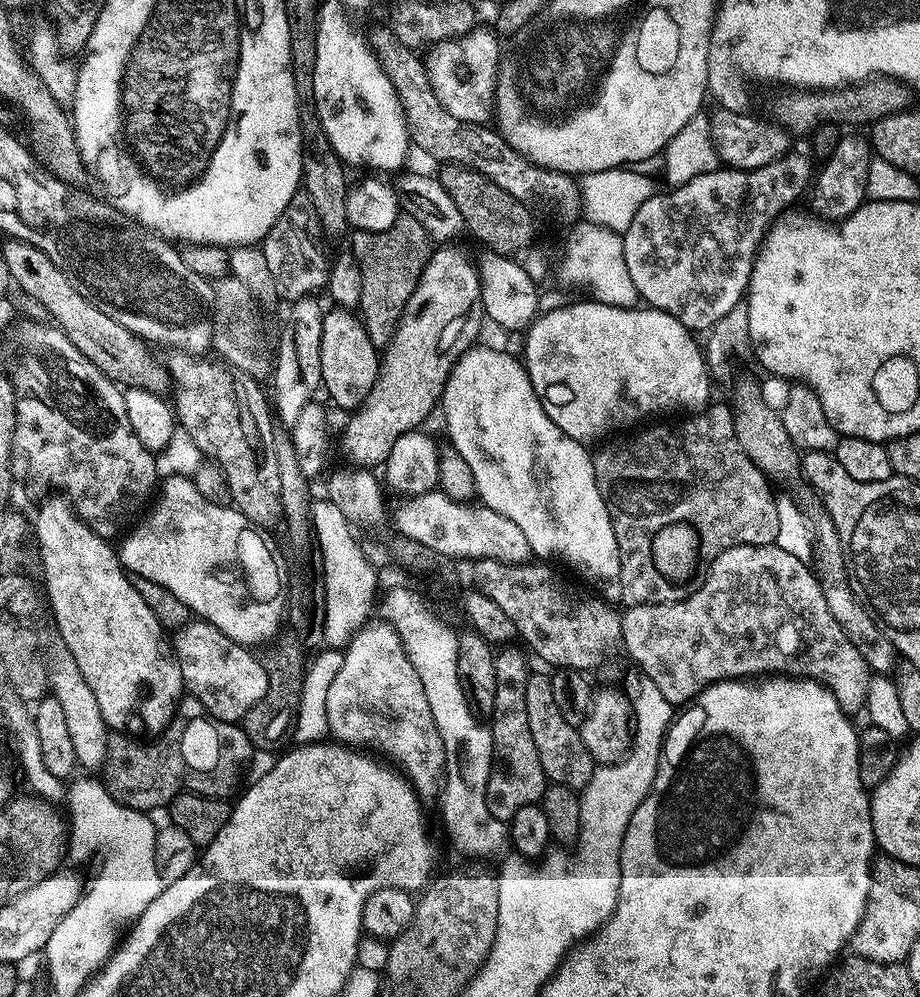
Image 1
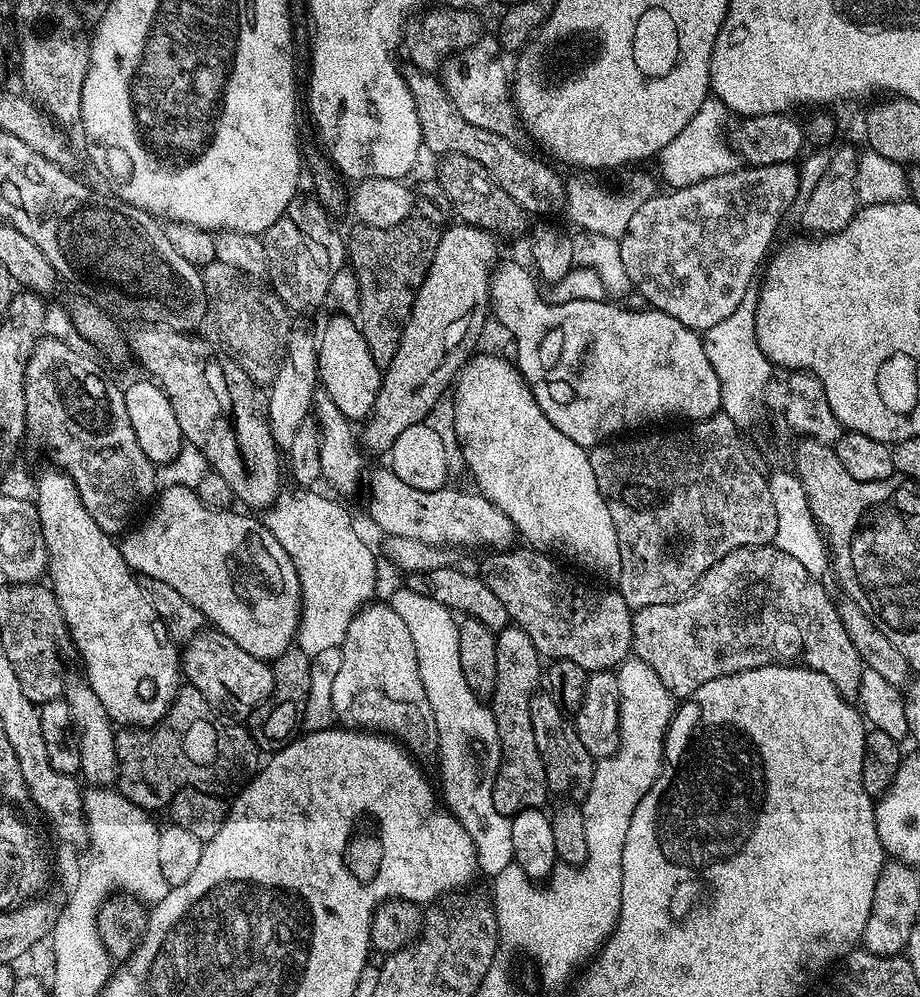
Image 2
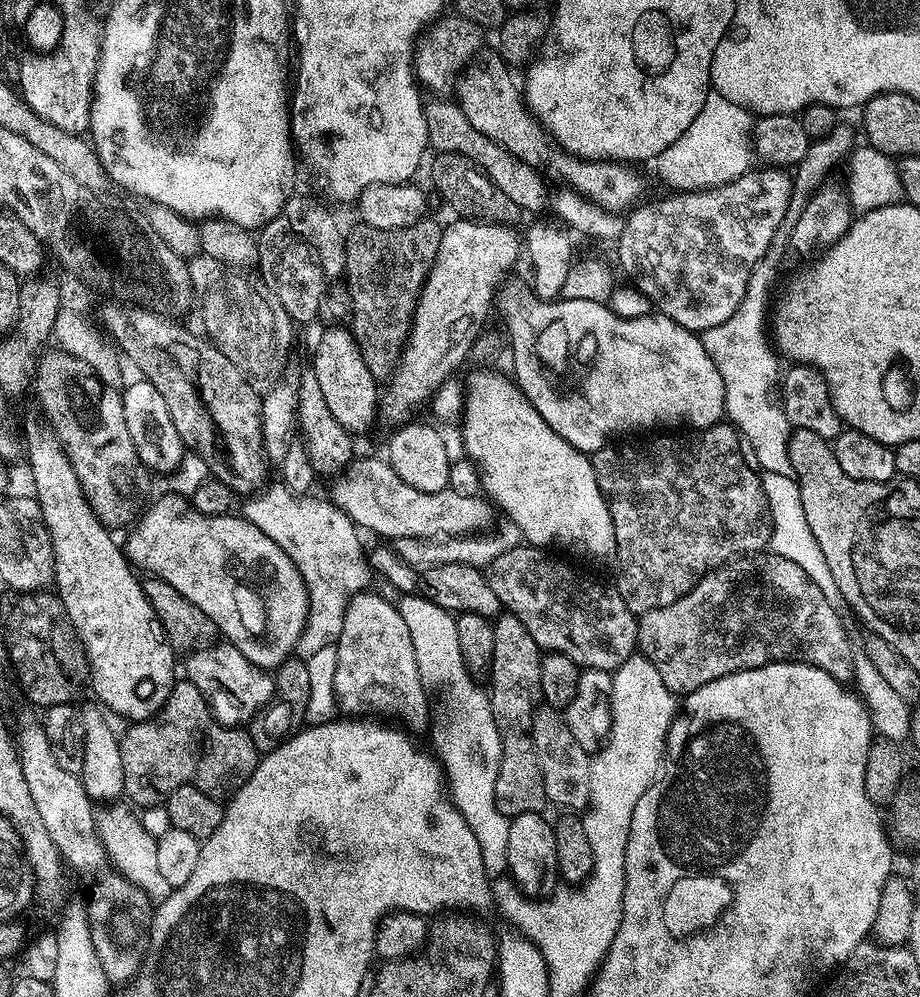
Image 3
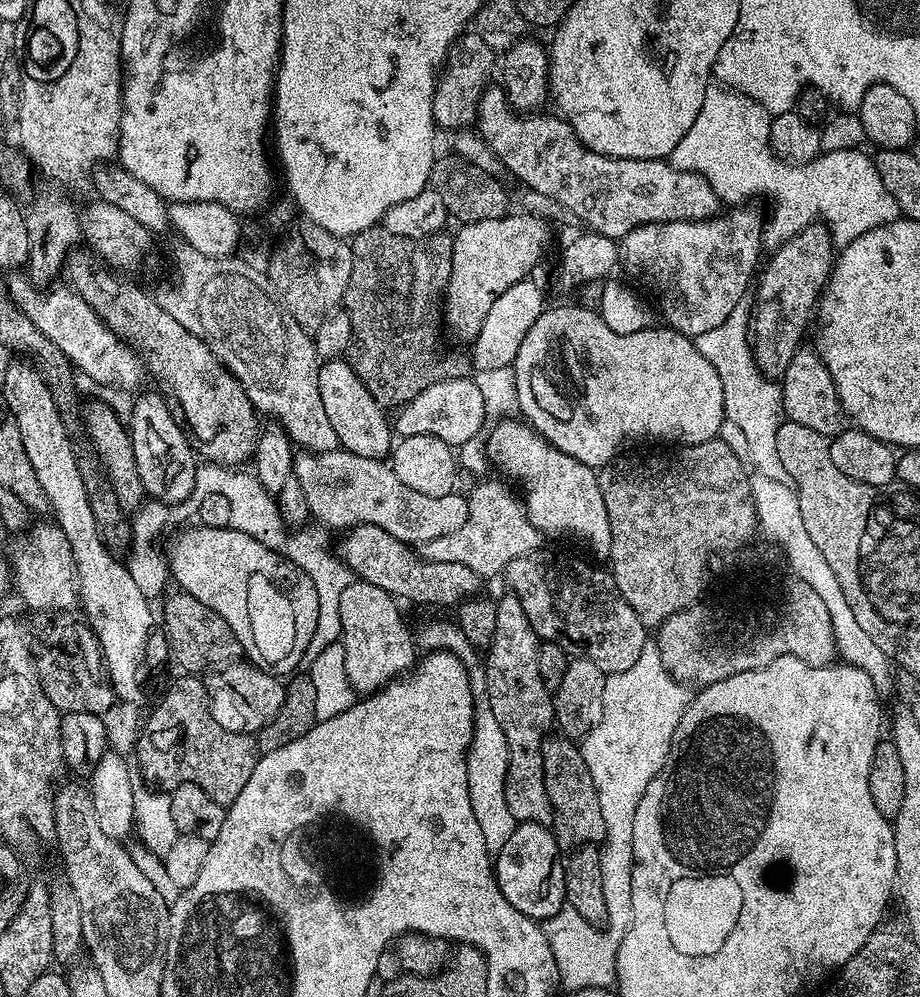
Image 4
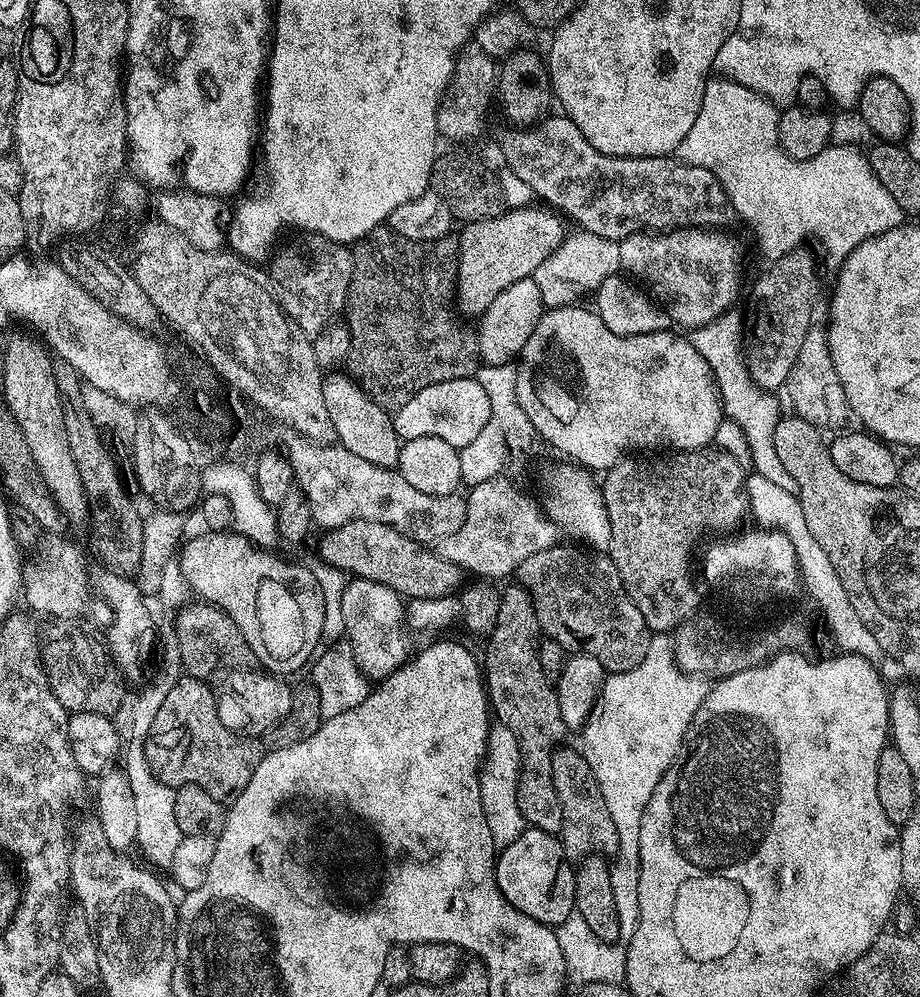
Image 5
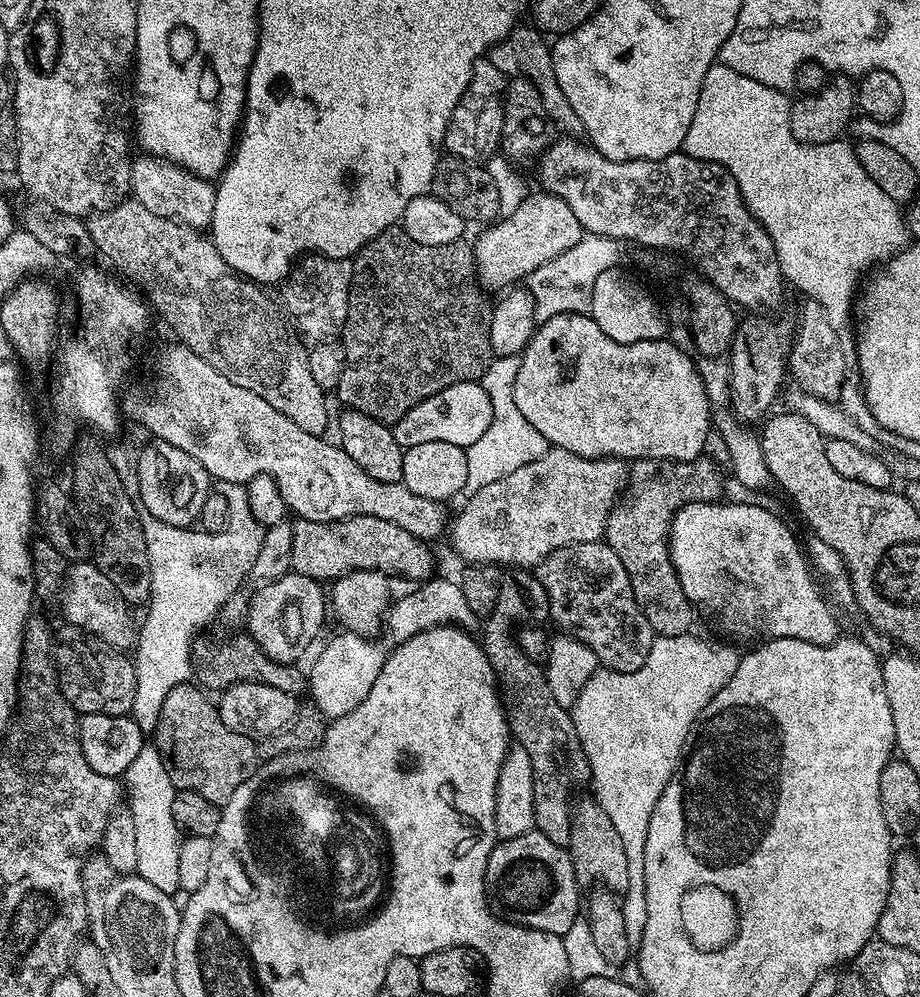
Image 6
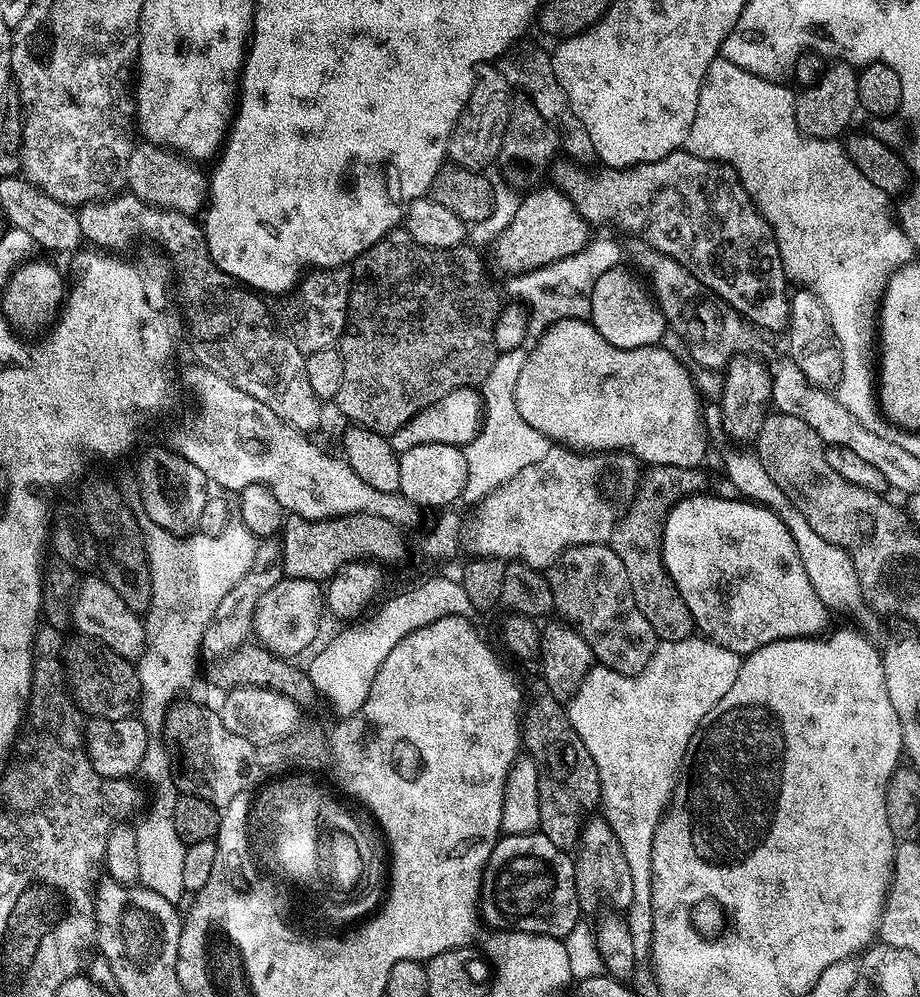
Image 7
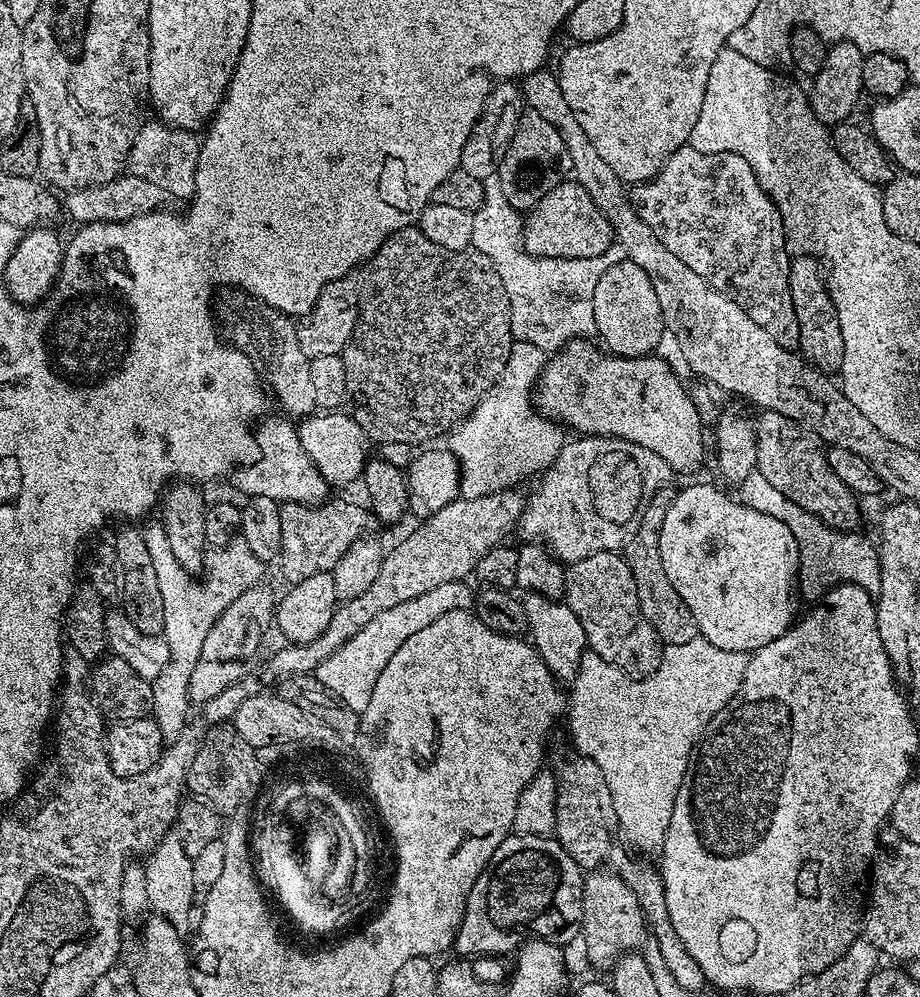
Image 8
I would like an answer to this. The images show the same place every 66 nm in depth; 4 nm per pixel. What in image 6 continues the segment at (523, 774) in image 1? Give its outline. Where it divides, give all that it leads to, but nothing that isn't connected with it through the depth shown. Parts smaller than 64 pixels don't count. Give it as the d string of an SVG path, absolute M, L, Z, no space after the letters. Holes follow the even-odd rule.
M512 568L500 577L496 611L487 617L482 647L496 675L508 714L508 730L515 743L530 754L530 766L534 770L534 822L535 831L546 834L550 842L567 845L572 829L573 801L568 801L571 784L589 775L580 741L576 739L576 727L572 713L559 705L550 692L545 669L532 661L517 644L514 629L521 622L531 621L531 616L543 613L546 608L544 587L535 571L527 568ZM556 748L568 748L568 768L560 761Z

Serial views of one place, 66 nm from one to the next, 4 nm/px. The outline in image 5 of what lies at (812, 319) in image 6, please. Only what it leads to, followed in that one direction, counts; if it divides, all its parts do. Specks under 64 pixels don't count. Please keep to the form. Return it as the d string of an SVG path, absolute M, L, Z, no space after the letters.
M813 326L806 334L802 347L798 349L798 358L788 375L787 392L788 400L792 403L791 411L813 424L815 428L840 430L847 425L844 423L847 422L848 416L850 420L846 390L842 388L838 370L834 368L834 358L828 345L828 333L823 327Z

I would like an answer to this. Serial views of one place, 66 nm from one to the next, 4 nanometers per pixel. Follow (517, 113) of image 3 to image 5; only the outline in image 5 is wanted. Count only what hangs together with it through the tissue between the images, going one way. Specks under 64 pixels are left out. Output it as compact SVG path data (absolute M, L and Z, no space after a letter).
M555 114L549 115L547 118L541 120L538 127L535 127L533 130L516 132L514 134L516 135L508 136L504 140L503 163L530 186L532 195L537 201L543 202L547 207L555 210L557 213L563 214L569 221L572 219L576 223L575 227L577 229L589 232L590 234L598 234L598 238L606 238L607 240L619 242L625 240L627 236L633 236L639 232L663 234L680 228L724 230L722 228L726 227L731 220L735 221L737 219L736 211L732 209L732 203L728 200L728 195L722 186L722 182L718 180L713 172L706 170L702 166L690 166L686 162L682 162L680 159L673 158L672 156L607 156L598 150L594 150L594 146L590 146L590 142L586 142L582 130L578 130L576 123L563 114L557 114L557 116Z

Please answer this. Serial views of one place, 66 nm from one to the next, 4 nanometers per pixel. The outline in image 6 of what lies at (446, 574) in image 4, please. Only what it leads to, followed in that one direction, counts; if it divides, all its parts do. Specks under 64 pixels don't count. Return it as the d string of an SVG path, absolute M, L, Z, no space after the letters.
M351 516L345 520L310 522L297 519L292 524L293 550L291 571L311 580L335 582L345 572L370 570L382 572L389 578L401 576L404 580L423 582L433 579L432 552L425 541L414 534L386 522L386 518Z

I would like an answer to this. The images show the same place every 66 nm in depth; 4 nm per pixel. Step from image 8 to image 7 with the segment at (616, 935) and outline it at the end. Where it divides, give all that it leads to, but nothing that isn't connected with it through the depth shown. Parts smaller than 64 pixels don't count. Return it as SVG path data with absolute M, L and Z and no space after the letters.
M602 818L591 819L580 834L580 844L574 863L576 865L576 893L581 913L600 912L603 908L613 908L623 913L632 907L634 898L634 878L630 874L628 859L614 838L614 830Z

